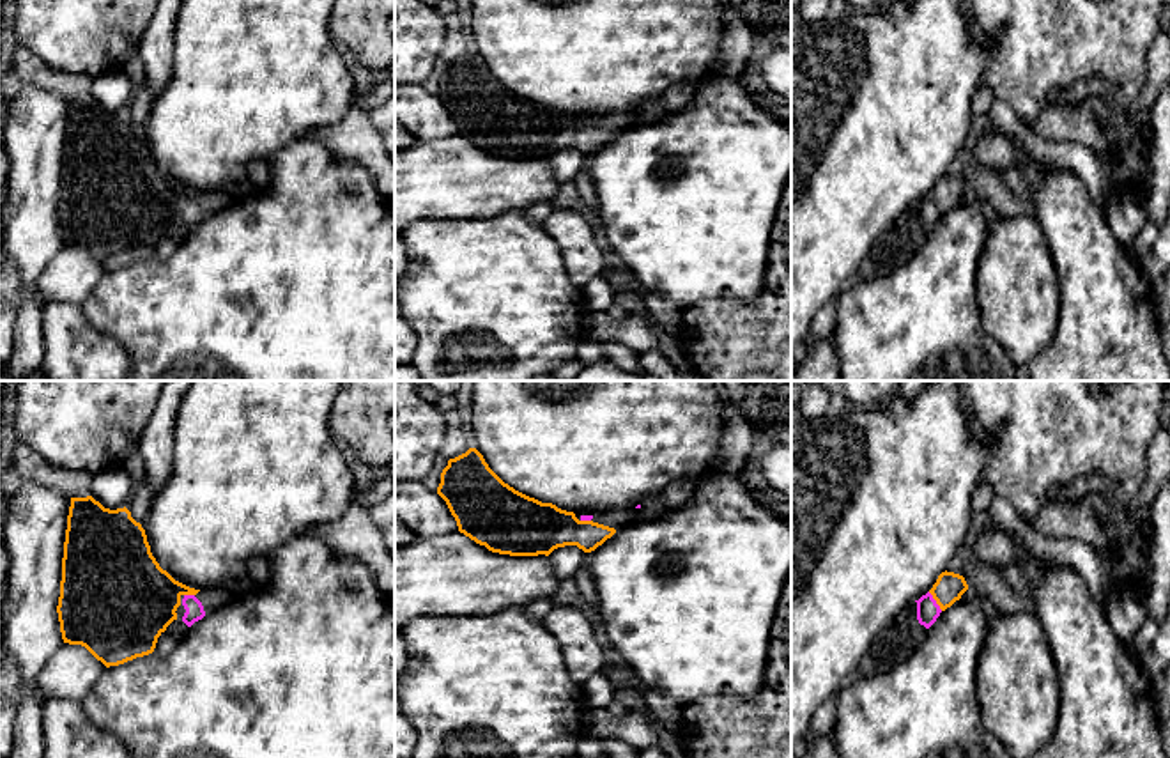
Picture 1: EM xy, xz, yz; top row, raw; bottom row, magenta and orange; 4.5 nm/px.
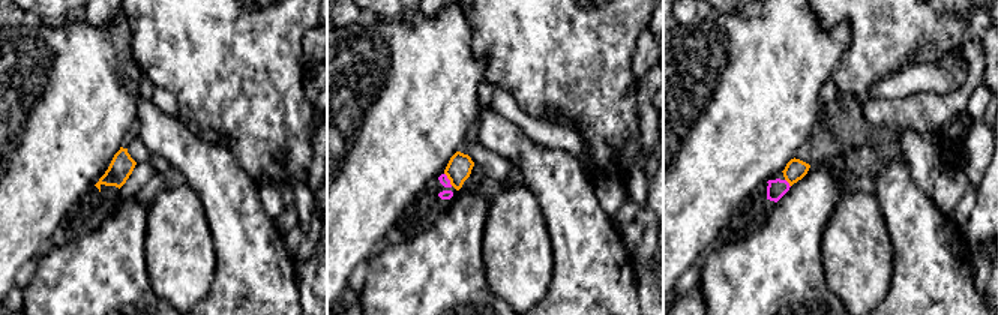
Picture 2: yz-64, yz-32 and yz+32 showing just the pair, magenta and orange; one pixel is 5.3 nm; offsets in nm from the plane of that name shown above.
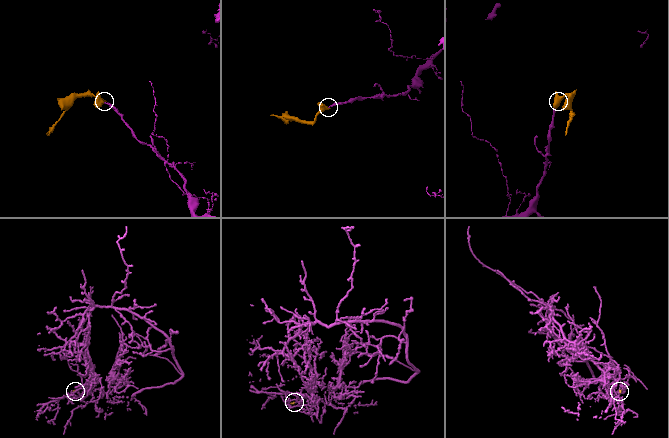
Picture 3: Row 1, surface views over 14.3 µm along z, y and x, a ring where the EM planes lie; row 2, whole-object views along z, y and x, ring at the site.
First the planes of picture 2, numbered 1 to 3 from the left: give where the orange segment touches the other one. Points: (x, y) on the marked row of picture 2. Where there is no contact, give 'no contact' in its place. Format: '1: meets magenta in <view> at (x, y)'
1: no contact
2: meets magenta in yz-32 at (447, 179)
3: meets magenta in yz+32 at (788, 183)

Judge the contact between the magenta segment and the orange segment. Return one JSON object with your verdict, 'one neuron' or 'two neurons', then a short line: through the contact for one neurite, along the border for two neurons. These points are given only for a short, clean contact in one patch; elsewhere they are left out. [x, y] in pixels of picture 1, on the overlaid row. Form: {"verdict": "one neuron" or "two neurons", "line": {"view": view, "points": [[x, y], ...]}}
{"verdict": "one neuron", "line": {"view": "yz", "points": [[928, 610], [935, 601], [949, 587]]}}

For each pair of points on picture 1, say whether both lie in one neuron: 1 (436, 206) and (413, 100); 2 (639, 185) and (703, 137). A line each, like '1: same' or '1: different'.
1: different
2: same

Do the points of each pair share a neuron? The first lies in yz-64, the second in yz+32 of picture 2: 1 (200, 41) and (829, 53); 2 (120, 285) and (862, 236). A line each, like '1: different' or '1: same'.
1: different
2: different

